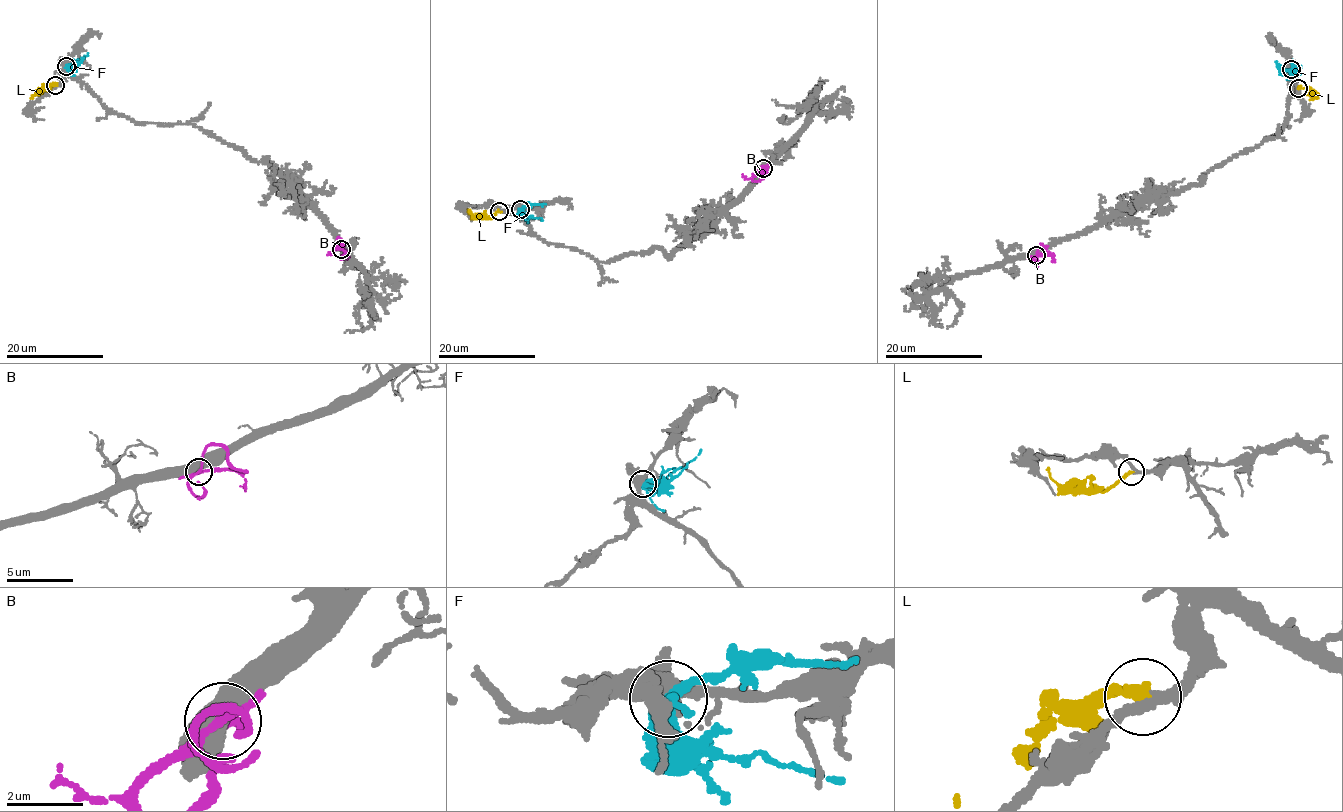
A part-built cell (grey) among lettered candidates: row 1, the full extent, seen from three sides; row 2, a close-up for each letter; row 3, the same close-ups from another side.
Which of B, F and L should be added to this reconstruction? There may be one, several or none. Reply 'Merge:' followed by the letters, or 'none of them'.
Merge: L

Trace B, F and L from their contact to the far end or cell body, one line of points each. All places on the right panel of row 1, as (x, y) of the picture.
B: (1036, 255), (1049, 254), (1052, 257), (1051, 260)
F: (1291, 69), (1282, 71), (1276, 62)
L: (1299, 88), (1313, 91), (1315, 94), (1309, 100)

